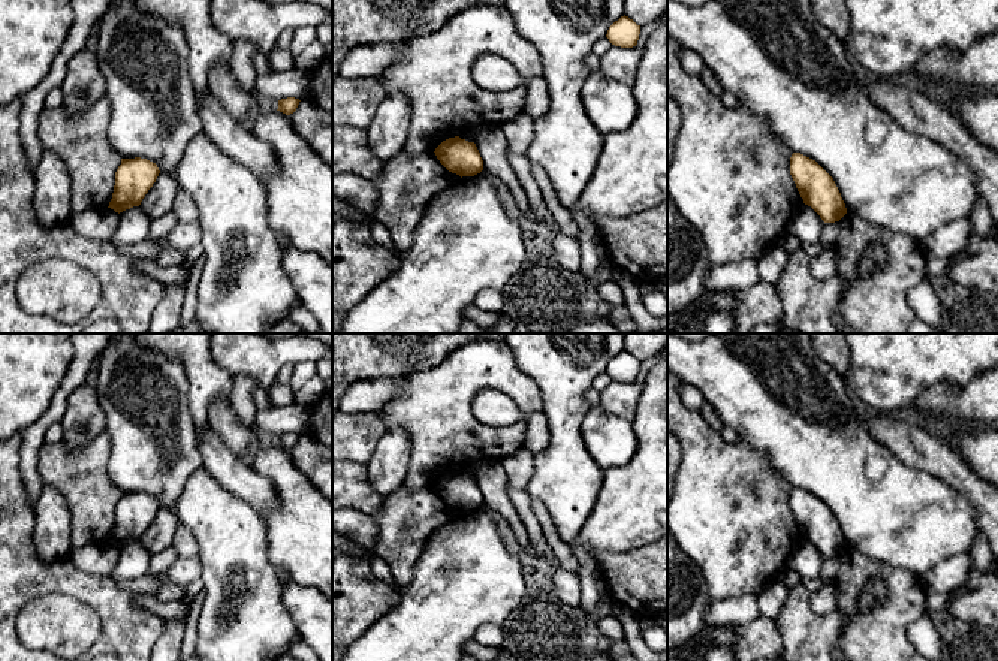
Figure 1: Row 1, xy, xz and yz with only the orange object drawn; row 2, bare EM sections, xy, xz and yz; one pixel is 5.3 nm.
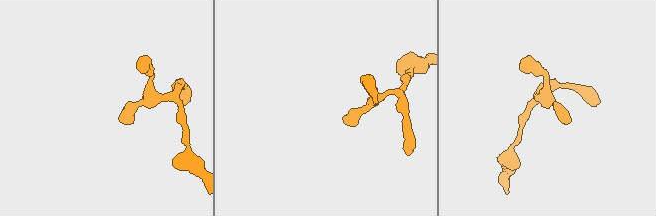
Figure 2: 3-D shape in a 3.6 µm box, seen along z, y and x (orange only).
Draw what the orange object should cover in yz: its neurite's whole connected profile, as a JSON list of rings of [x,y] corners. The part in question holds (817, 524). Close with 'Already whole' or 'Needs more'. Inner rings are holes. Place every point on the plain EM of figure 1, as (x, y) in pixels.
[[[793,488],[790,510],[803,538],[811,541],[824,558],[839,556],[847,549],[833,513],[815,495]]]. Already whole

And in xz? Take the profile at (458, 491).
[[[459,471],[443,476],[434,488],[449,507],[461,513],[474,511],[483,505],[483,495],[476,479]]]. Already whole

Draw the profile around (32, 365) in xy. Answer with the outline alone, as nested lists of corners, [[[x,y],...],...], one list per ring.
[[[0,333],[0,440],[22,434],[49,408],[73,359],[72,333]]]

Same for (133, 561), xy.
[[[139,541],[126,544],[120,547],[118,552],[120,556],[117,567],[109,576],[115,583],[151,574],[150,573],[151,553]]]

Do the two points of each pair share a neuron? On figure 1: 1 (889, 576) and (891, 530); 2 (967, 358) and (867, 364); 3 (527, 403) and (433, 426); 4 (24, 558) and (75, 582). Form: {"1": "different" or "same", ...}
{"1": "different", "2": "same", "3": "same", "4": "same"}

